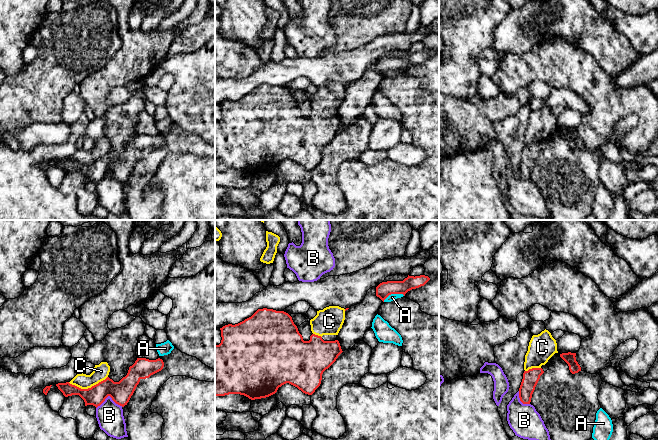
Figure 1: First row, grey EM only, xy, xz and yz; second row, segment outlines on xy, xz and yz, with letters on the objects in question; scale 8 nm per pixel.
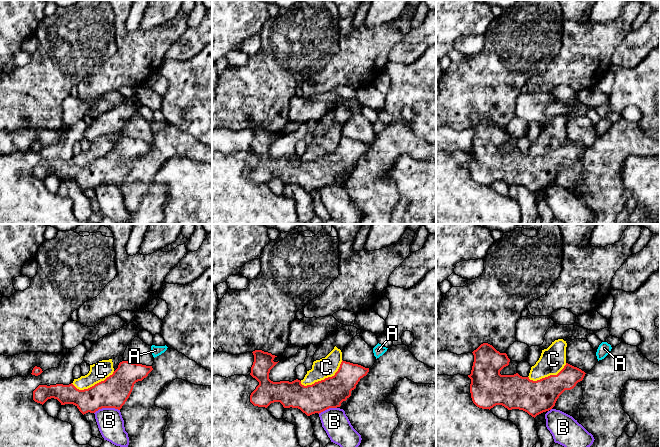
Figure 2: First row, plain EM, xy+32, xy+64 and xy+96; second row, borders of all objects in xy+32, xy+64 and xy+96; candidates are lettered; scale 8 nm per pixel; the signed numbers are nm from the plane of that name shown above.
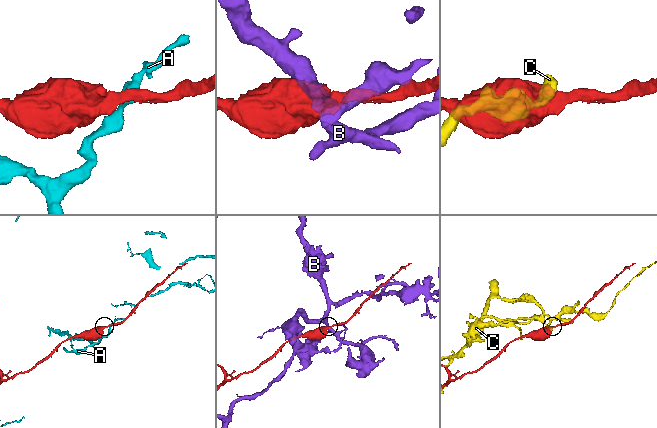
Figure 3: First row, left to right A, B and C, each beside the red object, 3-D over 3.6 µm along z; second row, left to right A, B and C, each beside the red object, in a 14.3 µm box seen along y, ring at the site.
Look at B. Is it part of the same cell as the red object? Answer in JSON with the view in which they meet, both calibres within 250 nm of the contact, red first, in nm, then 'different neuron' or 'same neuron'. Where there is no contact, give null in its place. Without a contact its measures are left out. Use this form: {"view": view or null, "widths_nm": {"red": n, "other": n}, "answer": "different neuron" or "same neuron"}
{"view": "xy", "widths_nm": {"red": 170, "other": 220}, "answer": "different neuron"}

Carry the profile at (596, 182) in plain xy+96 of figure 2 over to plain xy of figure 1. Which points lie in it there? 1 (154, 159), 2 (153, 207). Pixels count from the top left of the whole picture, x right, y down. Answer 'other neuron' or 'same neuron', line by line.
1: same neuron
2: same neuron

